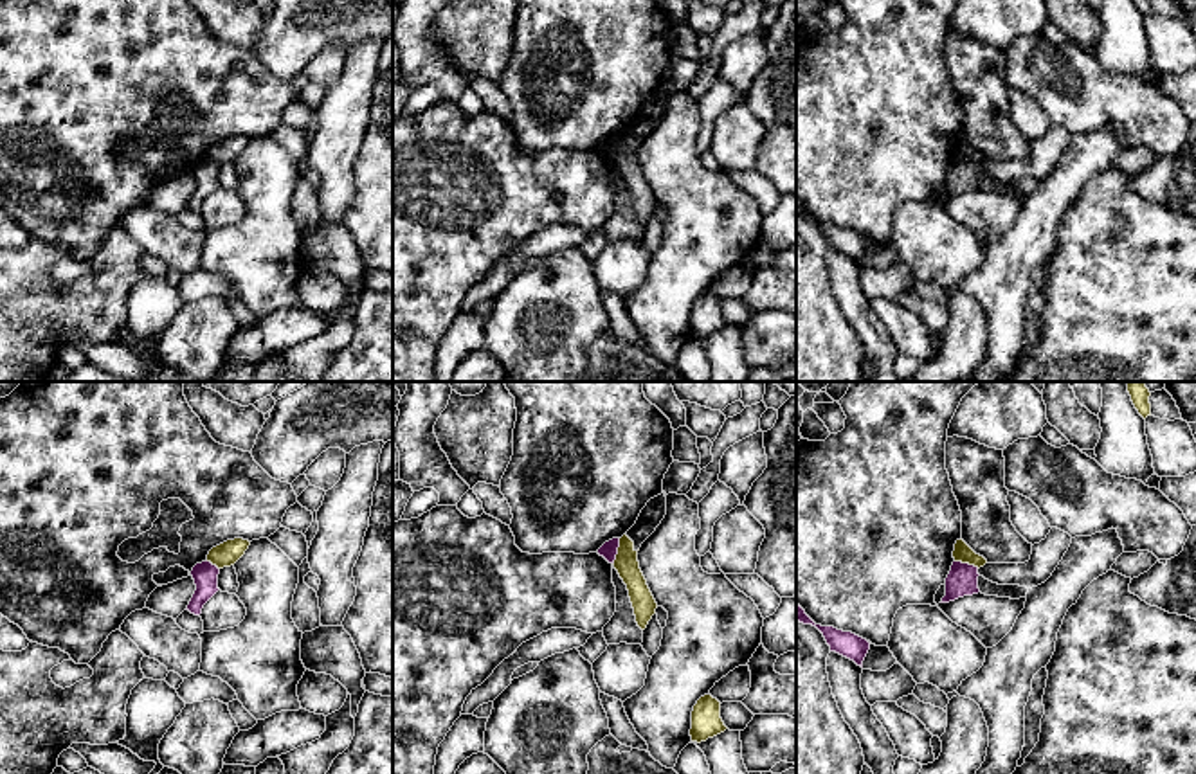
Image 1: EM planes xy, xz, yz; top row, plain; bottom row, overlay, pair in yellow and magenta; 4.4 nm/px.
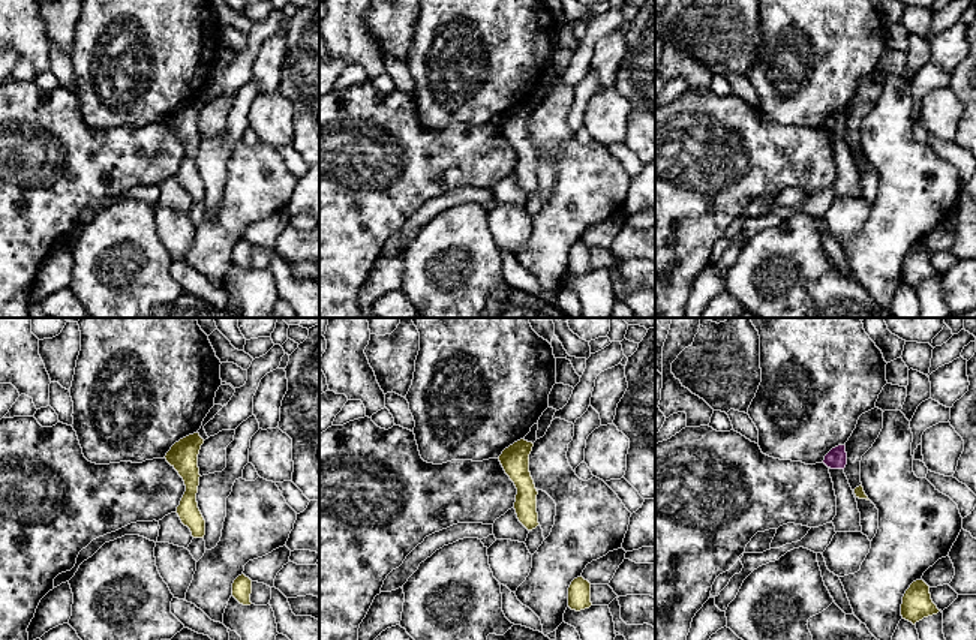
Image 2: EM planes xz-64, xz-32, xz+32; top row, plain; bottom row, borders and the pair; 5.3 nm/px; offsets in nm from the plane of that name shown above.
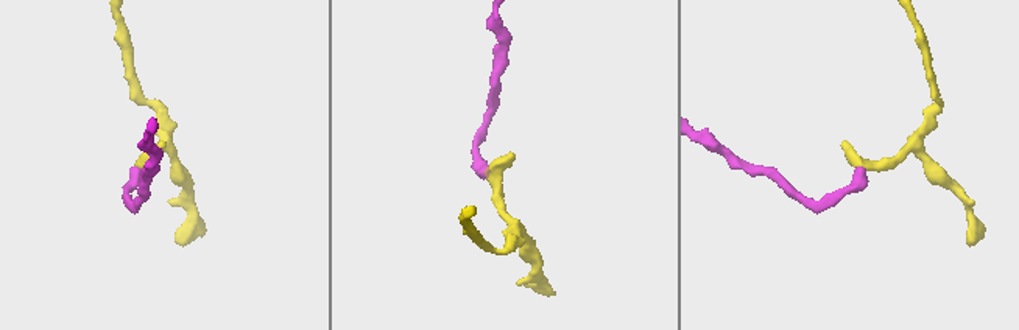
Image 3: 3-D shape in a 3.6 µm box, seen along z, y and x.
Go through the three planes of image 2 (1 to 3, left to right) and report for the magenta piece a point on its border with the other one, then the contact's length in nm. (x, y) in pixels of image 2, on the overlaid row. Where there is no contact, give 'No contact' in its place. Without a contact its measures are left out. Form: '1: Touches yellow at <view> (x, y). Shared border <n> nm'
1: No contact
2: No contact
3: No contact

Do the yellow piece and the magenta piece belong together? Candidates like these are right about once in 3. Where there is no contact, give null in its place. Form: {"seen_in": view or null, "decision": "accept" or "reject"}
{"seen_in": "xz", "decision": "reject"}

